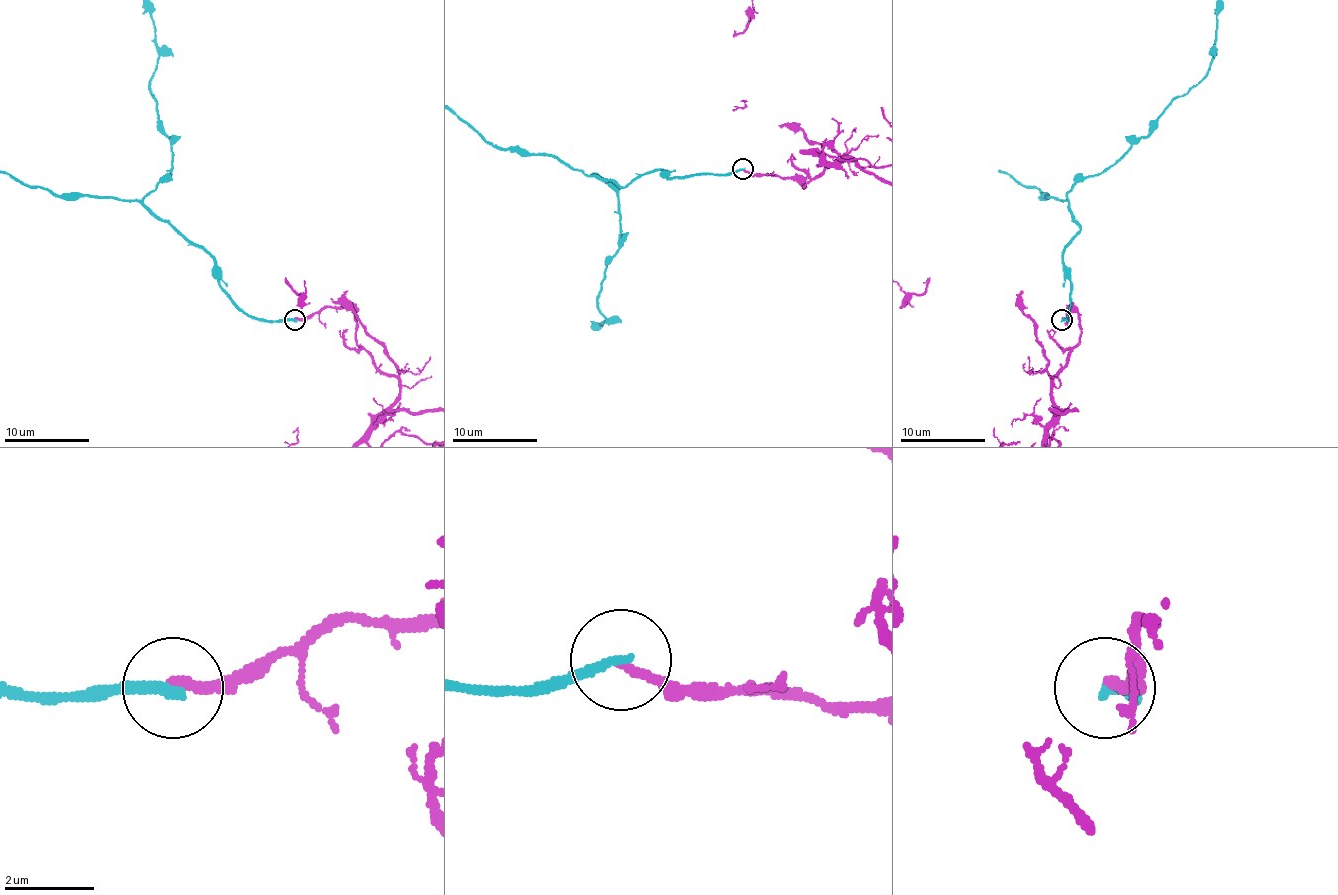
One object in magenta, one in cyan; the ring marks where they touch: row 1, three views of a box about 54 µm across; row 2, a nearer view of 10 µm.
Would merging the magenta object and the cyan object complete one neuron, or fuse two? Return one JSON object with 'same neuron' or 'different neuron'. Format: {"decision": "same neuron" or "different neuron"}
{"decision": "different neuron"}

